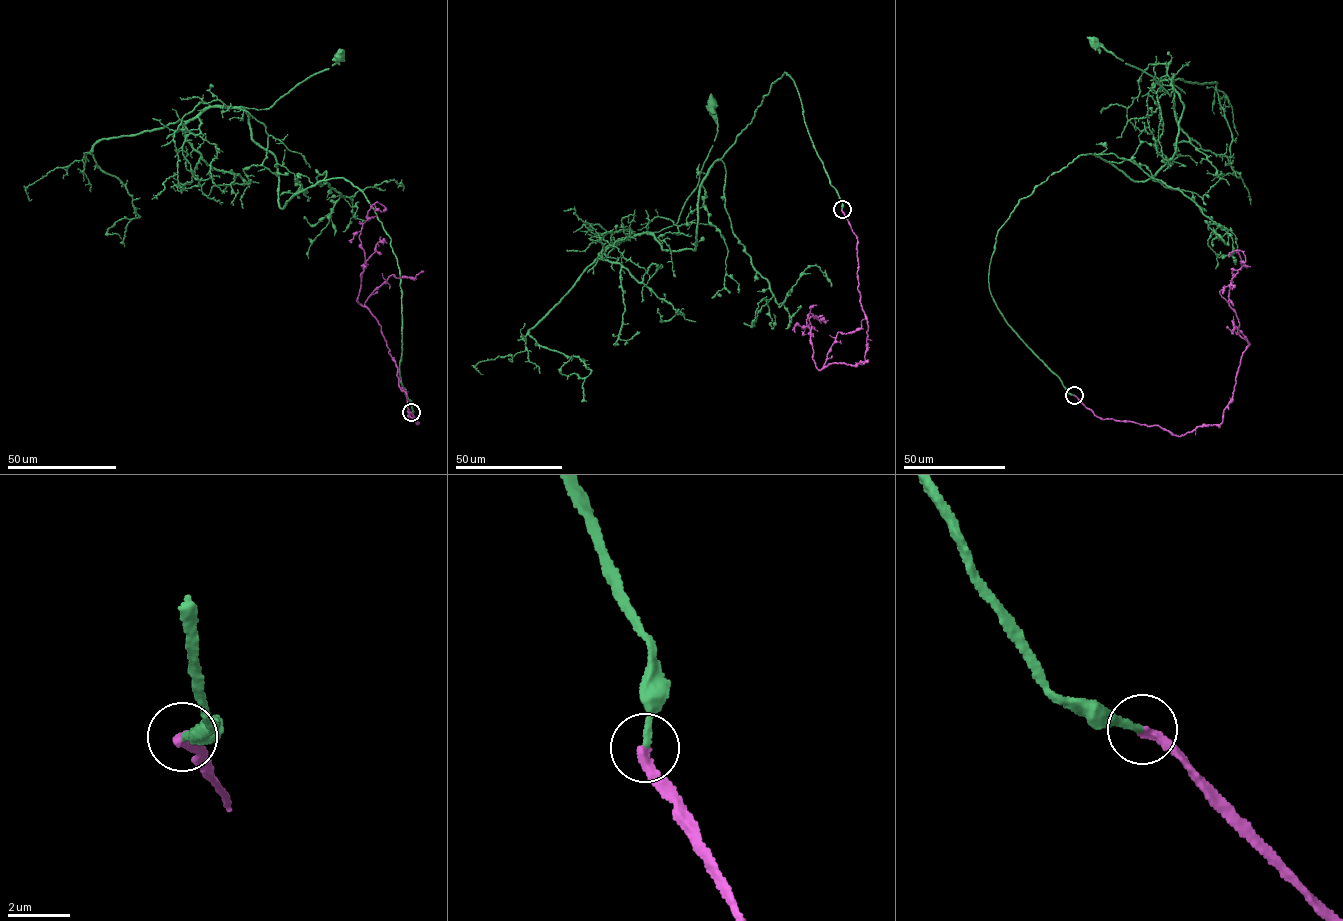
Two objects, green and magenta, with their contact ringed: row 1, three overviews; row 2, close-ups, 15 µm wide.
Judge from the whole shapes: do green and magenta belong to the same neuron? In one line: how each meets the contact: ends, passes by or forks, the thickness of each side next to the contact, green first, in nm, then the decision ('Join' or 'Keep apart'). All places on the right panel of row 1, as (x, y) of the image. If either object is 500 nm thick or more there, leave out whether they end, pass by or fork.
At the ring green ends. At the ring magenta ends. Thickness 220 nm (green) against 340 nm. Join

